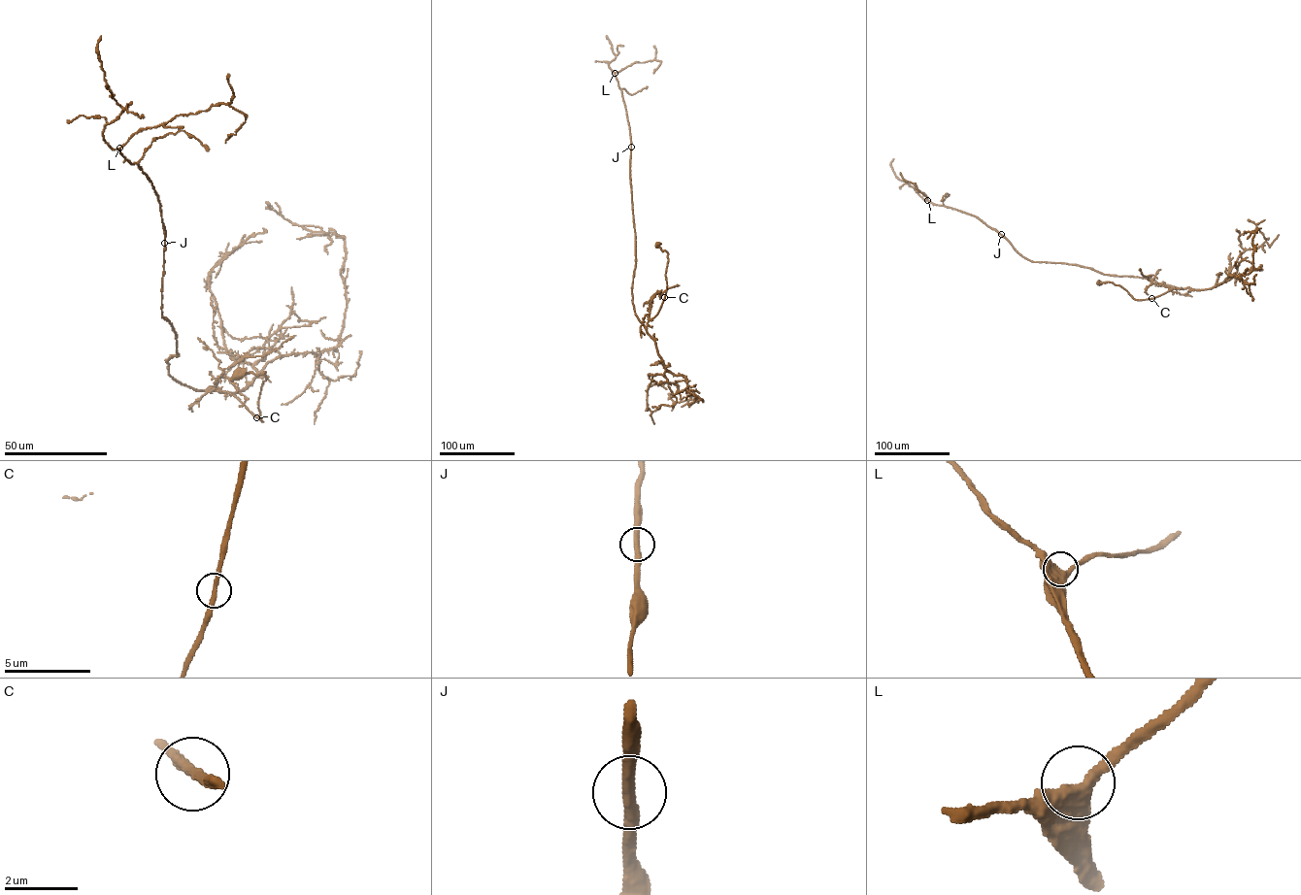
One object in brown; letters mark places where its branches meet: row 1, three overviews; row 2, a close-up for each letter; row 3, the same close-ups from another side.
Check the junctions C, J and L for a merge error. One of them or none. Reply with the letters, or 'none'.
none

